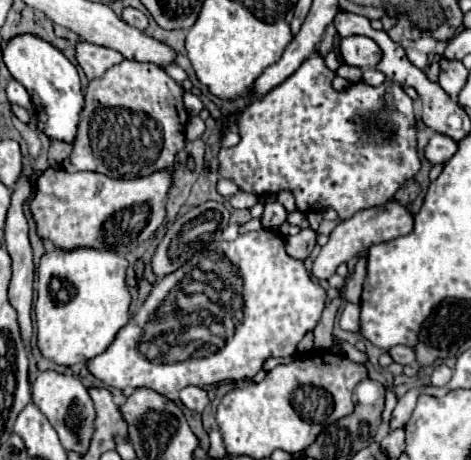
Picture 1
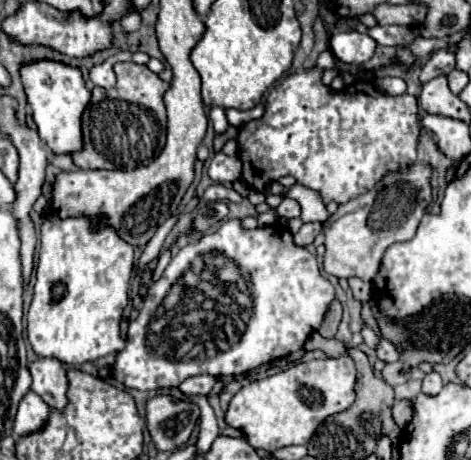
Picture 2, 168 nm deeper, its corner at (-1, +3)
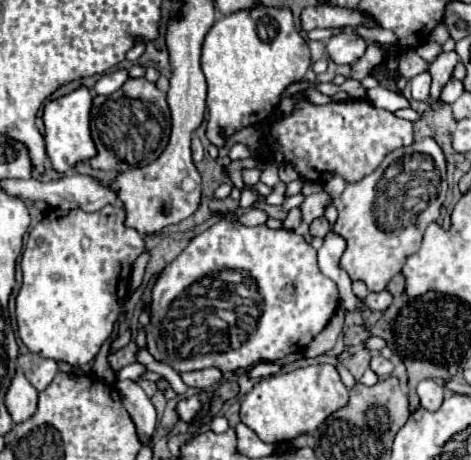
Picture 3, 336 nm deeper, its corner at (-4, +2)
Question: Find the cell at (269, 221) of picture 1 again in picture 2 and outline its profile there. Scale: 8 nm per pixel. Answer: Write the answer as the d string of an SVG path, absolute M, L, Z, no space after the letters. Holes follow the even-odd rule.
M284 198L282 204L276 208L276 212L278 212L278 216L288 218L288 220L290 218L300 218L300 204L292 198Z

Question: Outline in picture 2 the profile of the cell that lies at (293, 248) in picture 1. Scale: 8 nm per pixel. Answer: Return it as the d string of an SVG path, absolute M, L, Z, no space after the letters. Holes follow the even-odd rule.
M308 222L308 224L302 224L302 228L294 234L294 242L298 246L306 246L306 244L312 244L312 240L322 232L322 224L320 222Z

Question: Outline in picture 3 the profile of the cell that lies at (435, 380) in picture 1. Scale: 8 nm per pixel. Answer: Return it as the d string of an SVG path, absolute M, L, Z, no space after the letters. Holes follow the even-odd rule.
M425 379L419 383L417 387L417 395L421 399L421 407L435 411L441 407L443 397L445 397L445 389L435 381L435 379Z

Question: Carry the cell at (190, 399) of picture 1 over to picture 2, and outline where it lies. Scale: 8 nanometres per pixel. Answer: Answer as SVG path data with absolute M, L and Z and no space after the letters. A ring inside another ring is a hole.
M204 374L204 376L192 376L192 378L186 378L178 388L180 392L184 394L202 394L202 396L208 396L212 386L214 386L216 378L210 376L210 374Z

